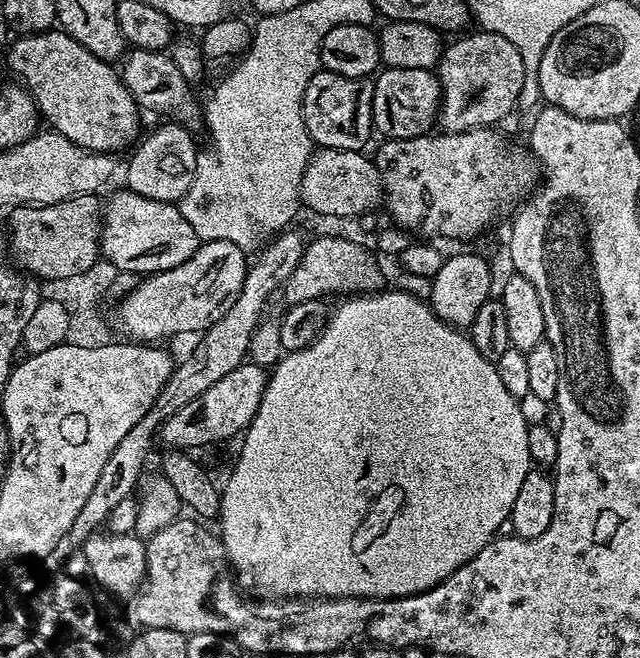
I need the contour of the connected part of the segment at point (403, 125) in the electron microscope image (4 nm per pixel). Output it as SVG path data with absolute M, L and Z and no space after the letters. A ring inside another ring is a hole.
M384 68L372 85L373 129L389 140L409 140L423 136L437 119L439 105L440 82L435 71L426 68Z

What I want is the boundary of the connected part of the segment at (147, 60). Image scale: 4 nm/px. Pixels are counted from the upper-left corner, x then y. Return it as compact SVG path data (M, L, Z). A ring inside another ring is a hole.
M132 48L123 57L122 79L124 85L130 90L130 94L137 105L145 113L165 112L165 117L171 118L177 124L184 125L189 130L199 129L202 124L202 108L192 97L190 81L182 78L182 70L174 66L171 55L167 51L155 52L154 50L142 50Z

